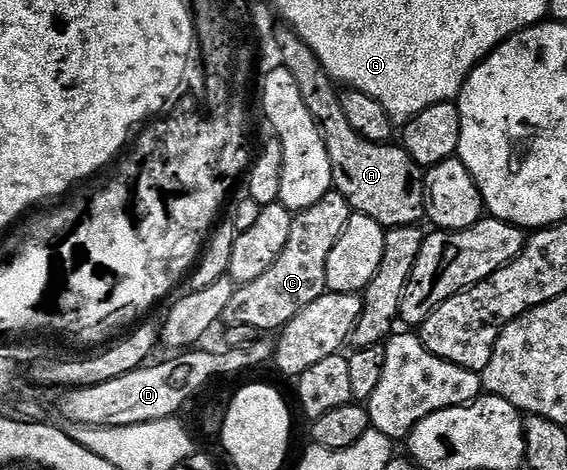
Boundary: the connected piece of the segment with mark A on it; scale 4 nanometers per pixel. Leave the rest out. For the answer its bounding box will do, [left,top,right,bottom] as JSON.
[277,28,425,228]

